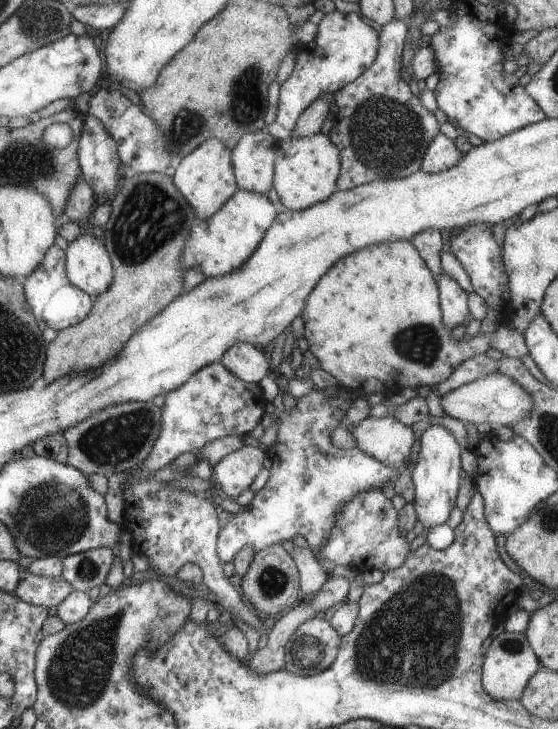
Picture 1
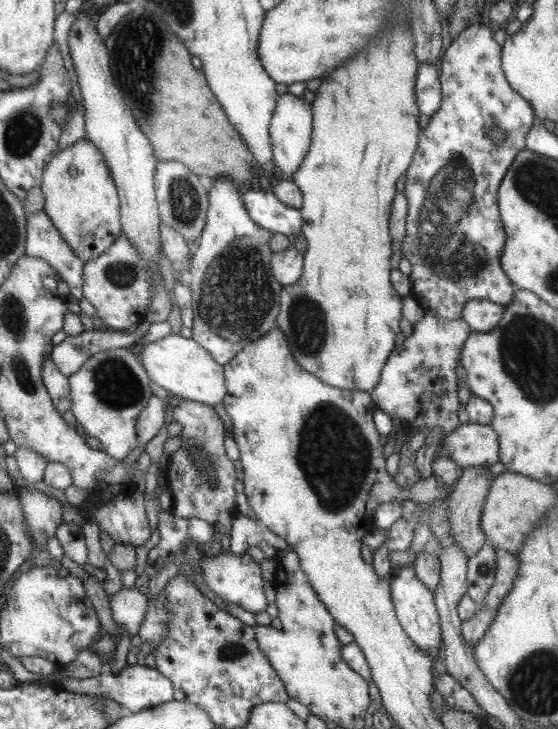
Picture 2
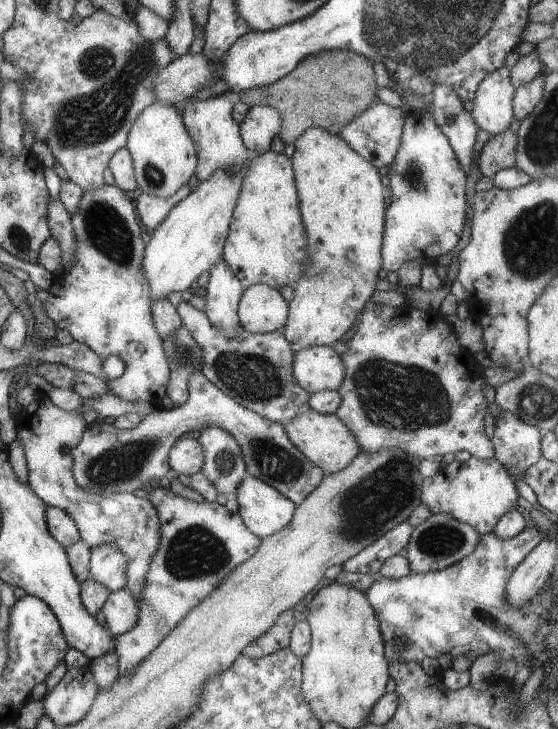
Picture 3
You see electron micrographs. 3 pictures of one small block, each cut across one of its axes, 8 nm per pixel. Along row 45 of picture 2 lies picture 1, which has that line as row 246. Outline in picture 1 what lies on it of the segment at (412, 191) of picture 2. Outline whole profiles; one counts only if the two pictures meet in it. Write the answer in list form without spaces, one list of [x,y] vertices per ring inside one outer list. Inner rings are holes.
[[[470,224],[448,237],[450,241],[450,252],[458,258],[462,268],[470,277],[474,291],[486,301],[488,306],[499,309],[503,302],[502,294],[509,284],[509,278],[503,263],[503,251],[492,236],[490,224]]]

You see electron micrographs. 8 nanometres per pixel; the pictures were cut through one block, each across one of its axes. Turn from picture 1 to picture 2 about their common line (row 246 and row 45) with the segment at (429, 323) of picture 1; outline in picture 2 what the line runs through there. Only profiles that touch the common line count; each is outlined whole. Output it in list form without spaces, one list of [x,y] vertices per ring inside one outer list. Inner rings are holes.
[[[406,16],[398,26],[388,26],[386,31],[379,39],[370,41],[358,56],[348,60],[346,64],[338,66],[334,72],[323,75],[322,83],[315,92],[315,99],[311,102],[313,112],[313,130],[311,135],[311,147],[307,152],[306,158],[302,161],[300,168],[293,174],[293,181],[299,186],[303,194],[303,205],[300,208],[302,213],[302,234],[307,240],[307,250],[303,253],[304,267],[300,280],[292,286],[284,285],[284,292],[288,296],[305,296],[304,298],[281,298],[280,310],[277,316],[276,327],[286,336],[290,352],[297,360],[297,363],[306,372],[317,376],[323,383],[331,387],[346,389],[347,391],[370,391],[378,384],[381,370],[384,363],[388,360],[389,354],[395,349],[394,339],[400,332],[400,319],[402,316],[402,299],[397,290],[392,286],[391,277],[395,273],[391,268],[390,258],[392,258],[392,241],[389,233],[389,216],[391,206],[398,192],[396,182],[402,174],[408,170],[414,153],[416,152],[421,127],[418,123],[420,110],[416,104],[415,84],[418,74],[418,60],[414,54],[415,39],[412,36],[411,18]]]

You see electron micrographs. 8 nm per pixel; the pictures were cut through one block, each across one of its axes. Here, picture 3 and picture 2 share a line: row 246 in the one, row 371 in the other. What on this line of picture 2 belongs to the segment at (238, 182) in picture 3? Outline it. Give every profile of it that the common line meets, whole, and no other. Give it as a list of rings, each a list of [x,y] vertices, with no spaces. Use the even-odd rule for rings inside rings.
[[[171,333],[166,338],[142,344],[138,348],[138,353],[149,379],[175,398],[196,401],[213,407],[223,402],[227,393],[223,366],[218,364],[194,339]]]

